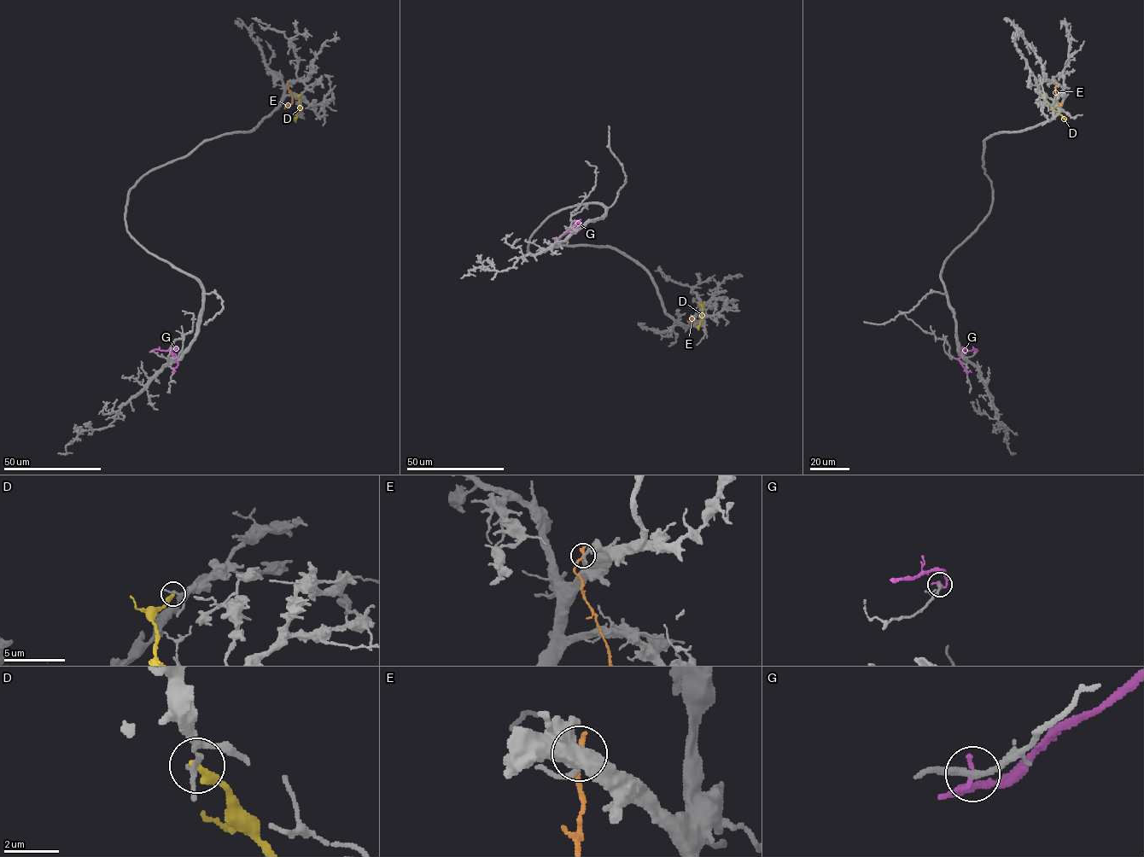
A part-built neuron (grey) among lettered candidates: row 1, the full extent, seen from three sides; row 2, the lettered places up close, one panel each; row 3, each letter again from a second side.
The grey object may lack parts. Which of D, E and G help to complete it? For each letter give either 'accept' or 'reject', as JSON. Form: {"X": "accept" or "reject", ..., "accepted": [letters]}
{"D": "reject", "E": "reject", "G": "reject", "accepted": []}

